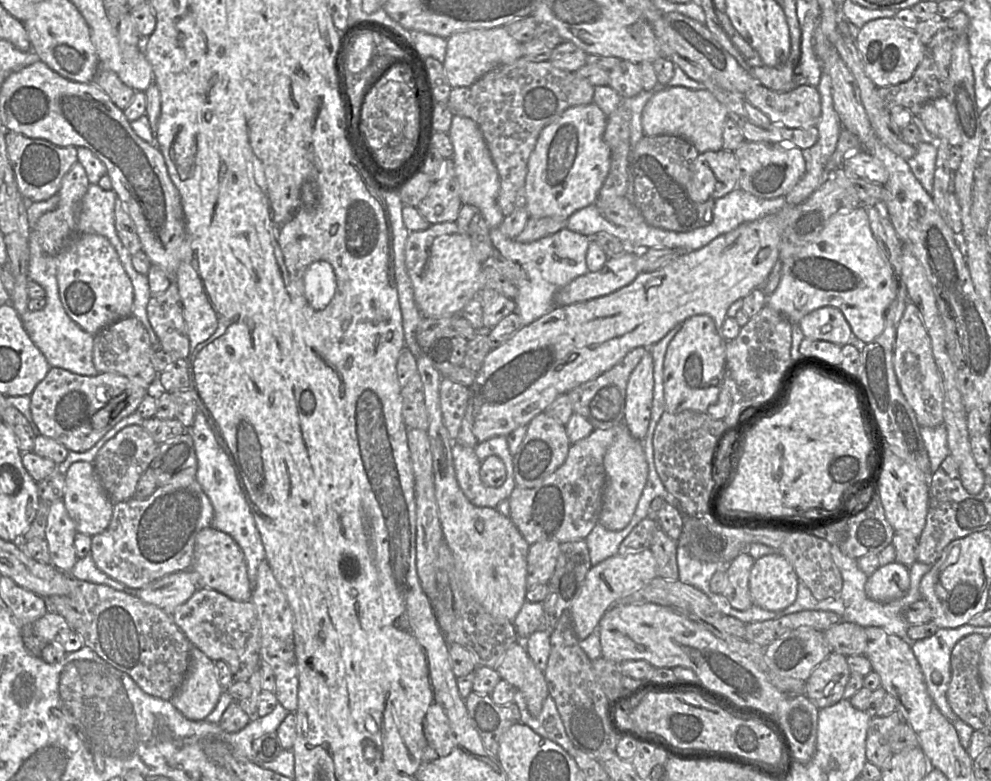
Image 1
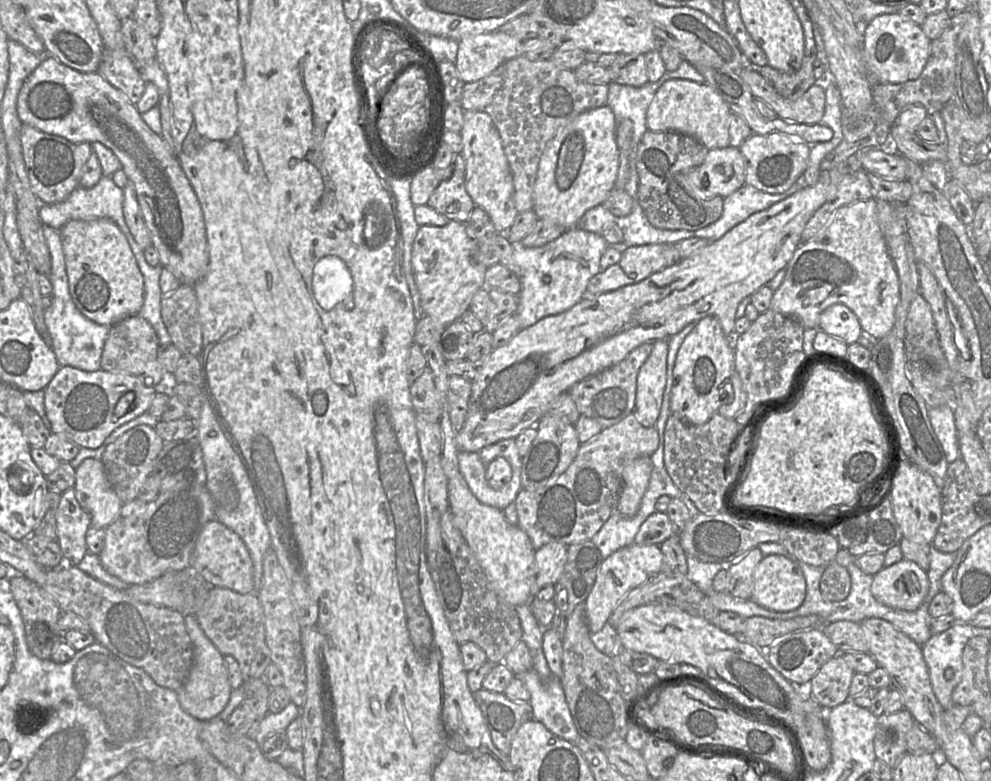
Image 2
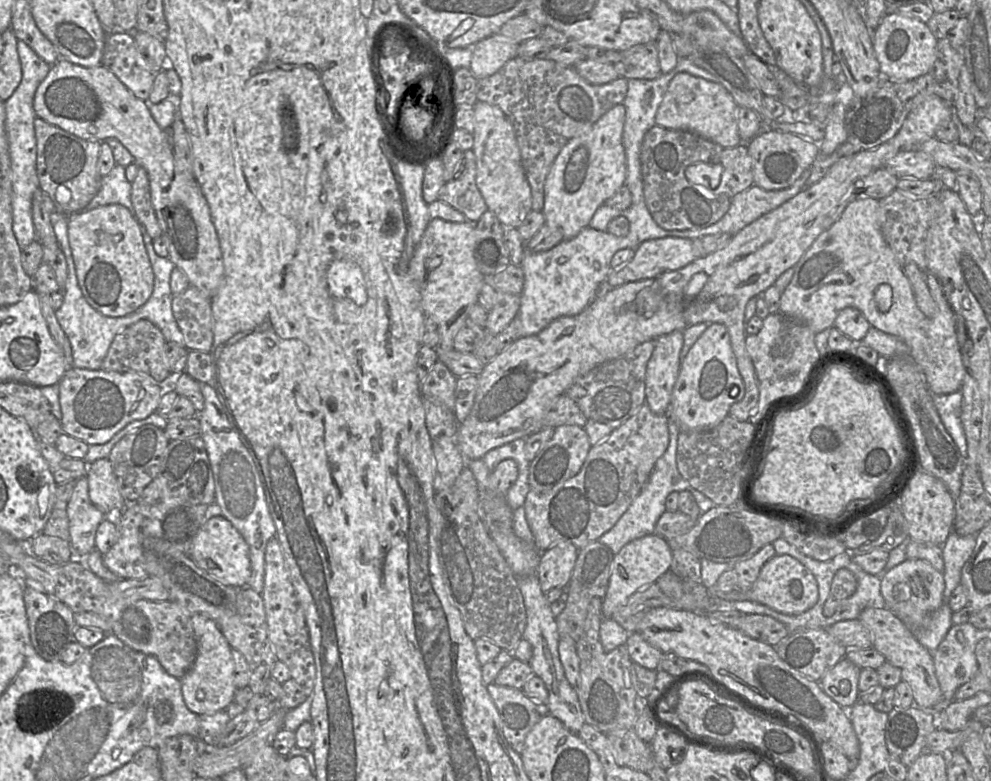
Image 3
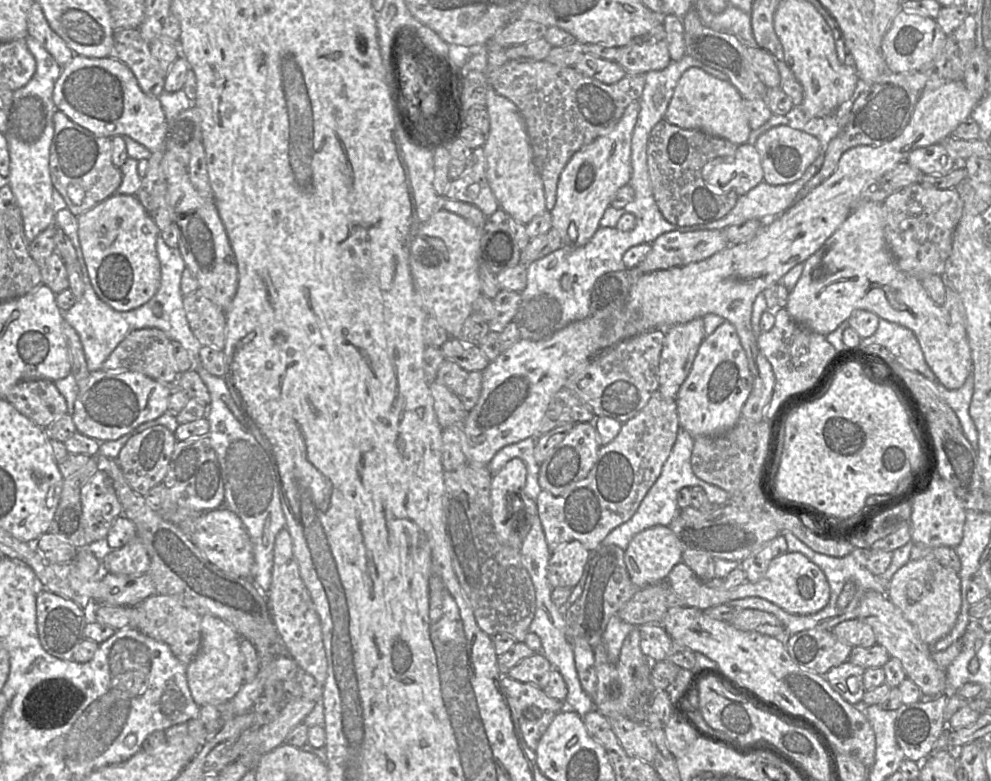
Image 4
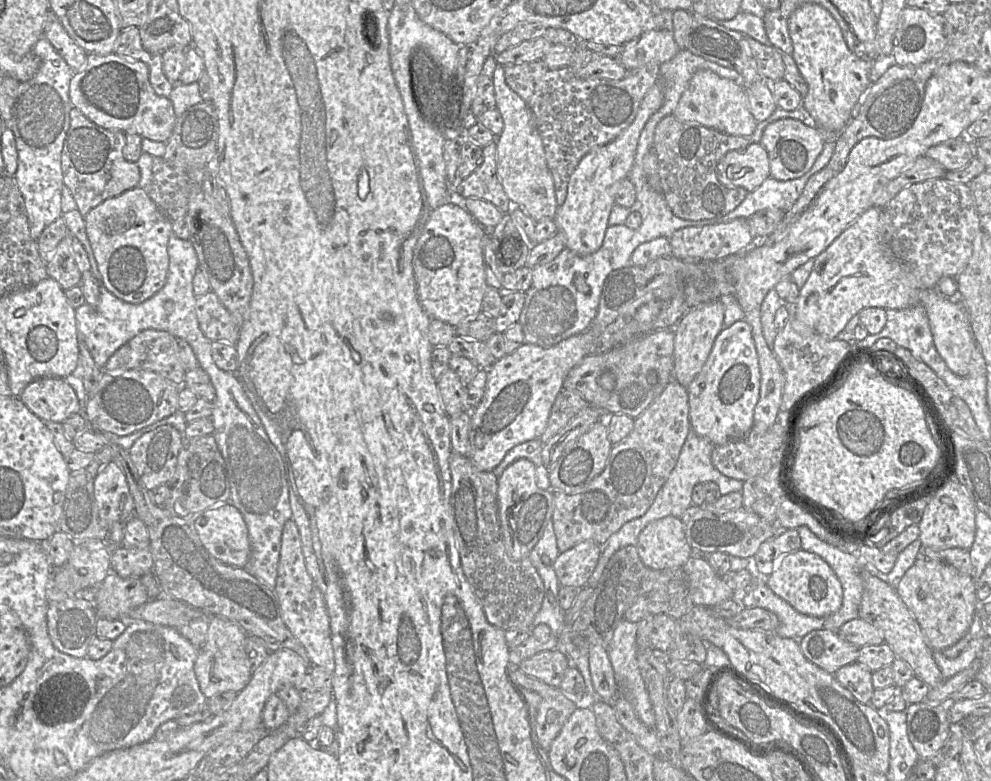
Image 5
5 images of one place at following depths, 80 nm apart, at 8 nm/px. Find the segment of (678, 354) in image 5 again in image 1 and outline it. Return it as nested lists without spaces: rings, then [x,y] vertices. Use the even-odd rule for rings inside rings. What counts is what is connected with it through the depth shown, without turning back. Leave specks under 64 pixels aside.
[[[650,351],[632,371],[626,388],[624,423],[632,437],[643,440],[651,419],[654,364]]]

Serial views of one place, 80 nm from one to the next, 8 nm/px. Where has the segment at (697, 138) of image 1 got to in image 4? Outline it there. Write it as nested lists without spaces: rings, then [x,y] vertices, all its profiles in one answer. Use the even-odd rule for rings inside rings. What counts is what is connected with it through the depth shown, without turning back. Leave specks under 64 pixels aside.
[[[694,67],[681,75],[663,120],[680,128],[700,130],[726,139],[738,146],[746,143],[752,131],[744,110],[744,100],[737,89],[730,82]]]

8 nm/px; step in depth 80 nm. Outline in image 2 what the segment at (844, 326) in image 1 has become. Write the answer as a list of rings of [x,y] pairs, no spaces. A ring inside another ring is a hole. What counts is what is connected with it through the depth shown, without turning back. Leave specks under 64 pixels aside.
[[[843,304],[827,307],[820,315],[817,329],[848,345],[856,343],[863,333],[857,315]]]

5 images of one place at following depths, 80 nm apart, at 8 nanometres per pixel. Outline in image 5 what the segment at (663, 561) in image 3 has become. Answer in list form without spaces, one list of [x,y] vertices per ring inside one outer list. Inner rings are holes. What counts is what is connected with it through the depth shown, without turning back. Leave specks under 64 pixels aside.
[[[672,516],[647,525],[635,547],[643,564],[651,569],[681,568],[691,555],[683,524]]]

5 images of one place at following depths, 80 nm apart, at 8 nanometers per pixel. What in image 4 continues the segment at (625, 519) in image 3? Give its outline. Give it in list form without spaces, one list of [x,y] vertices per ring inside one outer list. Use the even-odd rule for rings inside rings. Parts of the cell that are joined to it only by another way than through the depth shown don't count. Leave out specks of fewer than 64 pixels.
[[[680,428],[672,451],[663,465],[659,478],[649,489],[639,508],[628,521],[612,530],[602,541],[602,545],[616,545],[626,549],[633,537],[643,530],[654,526],[669,526],[680,510],[677,505],[677,497],[682,488],[694,486],[703,488],[711,505],[726,505],[728,503],[729,495],[727,492],[700,480],[693,473],[691,467],[693,445],[694,437]]]

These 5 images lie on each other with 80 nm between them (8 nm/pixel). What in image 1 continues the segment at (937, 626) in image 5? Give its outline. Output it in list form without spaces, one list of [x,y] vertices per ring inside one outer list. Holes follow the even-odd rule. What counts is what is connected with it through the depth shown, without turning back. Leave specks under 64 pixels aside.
[[[900,562],[880,566],[868,576],[865,591],[872,600],[888,603],[903,597],[910,588],[909,567]]]

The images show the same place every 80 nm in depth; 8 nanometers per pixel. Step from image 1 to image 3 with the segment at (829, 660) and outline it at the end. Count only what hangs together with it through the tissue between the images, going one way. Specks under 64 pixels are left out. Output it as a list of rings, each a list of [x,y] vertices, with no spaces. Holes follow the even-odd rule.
[[[843,658],[819,680],[822,690],[840,706],[849,709],[858,702],[861,669]]]

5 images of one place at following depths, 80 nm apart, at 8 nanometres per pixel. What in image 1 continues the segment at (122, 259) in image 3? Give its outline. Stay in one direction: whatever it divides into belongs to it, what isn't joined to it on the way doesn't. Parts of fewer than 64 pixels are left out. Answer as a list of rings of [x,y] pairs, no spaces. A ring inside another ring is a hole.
[[[97,234],[77,235],[57,256],[57,283],[59,296],[67,315],[88,333],[96,334],[100,329],[120,318],[131,316],[134,288],[110,241]]]

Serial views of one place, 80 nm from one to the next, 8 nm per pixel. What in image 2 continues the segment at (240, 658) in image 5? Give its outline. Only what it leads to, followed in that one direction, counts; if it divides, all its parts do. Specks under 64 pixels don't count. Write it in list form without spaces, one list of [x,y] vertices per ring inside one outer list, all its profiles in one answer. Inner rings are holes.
[[[185,615],[186,627],[193,645],[193,664],[183,687],[177,691],[178,701],[192,717],[206,721],[220,714],[227,705],[233,688],[228,680],[224,656],[207,638],[194,615]]]

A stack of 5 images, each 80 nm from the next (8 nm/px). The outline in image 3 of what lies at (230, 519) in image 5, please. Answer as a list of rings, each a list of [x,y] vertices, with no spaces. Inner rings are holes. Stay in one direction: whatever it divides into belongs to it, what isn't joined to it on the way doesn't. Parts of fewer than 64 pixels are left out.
[[[217,511],[198,529],[190,551],[196,564],[223,584],[244,588],[251,577],[250,549],[239,531]]]

